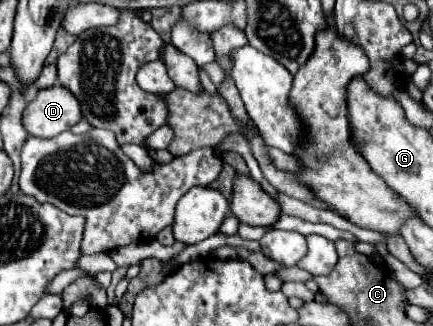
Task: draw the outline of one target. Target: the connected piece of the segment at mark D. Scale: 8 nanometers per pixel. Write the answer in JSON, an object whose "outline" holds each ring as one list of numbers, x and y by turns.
{"outline":[[51,86,37,92,23,112,23,128,29,136,53,138,81,120,77,98,63,86]]}

